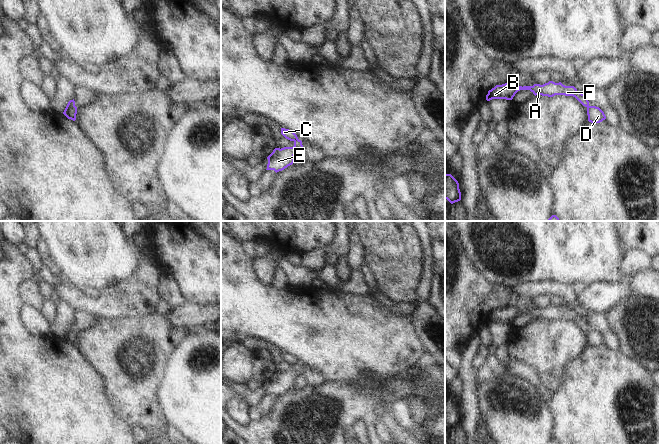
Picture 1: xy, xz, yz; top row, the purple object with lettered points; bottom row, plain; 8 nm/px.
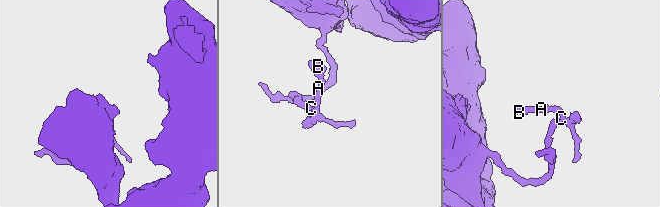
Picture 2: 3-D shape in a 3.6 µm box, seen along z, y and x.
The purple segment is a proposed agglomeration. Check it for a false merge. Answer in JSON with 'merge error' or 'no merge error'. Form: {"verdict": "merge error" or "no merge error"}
{"verdict": "merge error"}

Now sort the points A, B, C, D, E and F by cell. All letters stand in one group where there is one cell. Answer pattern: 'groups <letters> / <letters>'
groups A B C F / D E

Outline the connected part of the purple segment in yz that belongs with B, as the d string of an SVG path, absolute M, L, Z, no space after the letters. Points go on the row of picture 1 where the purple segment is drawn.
M549 81L543 85L534 84L533 86L519 86L516 83L505 83L502 85L496 85L494 88L488 91L486 100L492 99L506 99L512 100L515 94L520 90L530 90L535 96L542 95L553 97L555 95L565 95L575 97L583 106L589 107L589 101L586 96L580 93L574 86L565 86L561 82L555 83Z

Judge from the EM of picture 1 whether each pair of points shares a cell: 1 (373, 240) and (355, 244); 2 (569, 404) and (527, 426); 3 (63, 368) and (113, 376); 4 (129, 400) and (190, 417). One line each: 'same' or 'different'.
1: different
2: different
3: different
4: different

